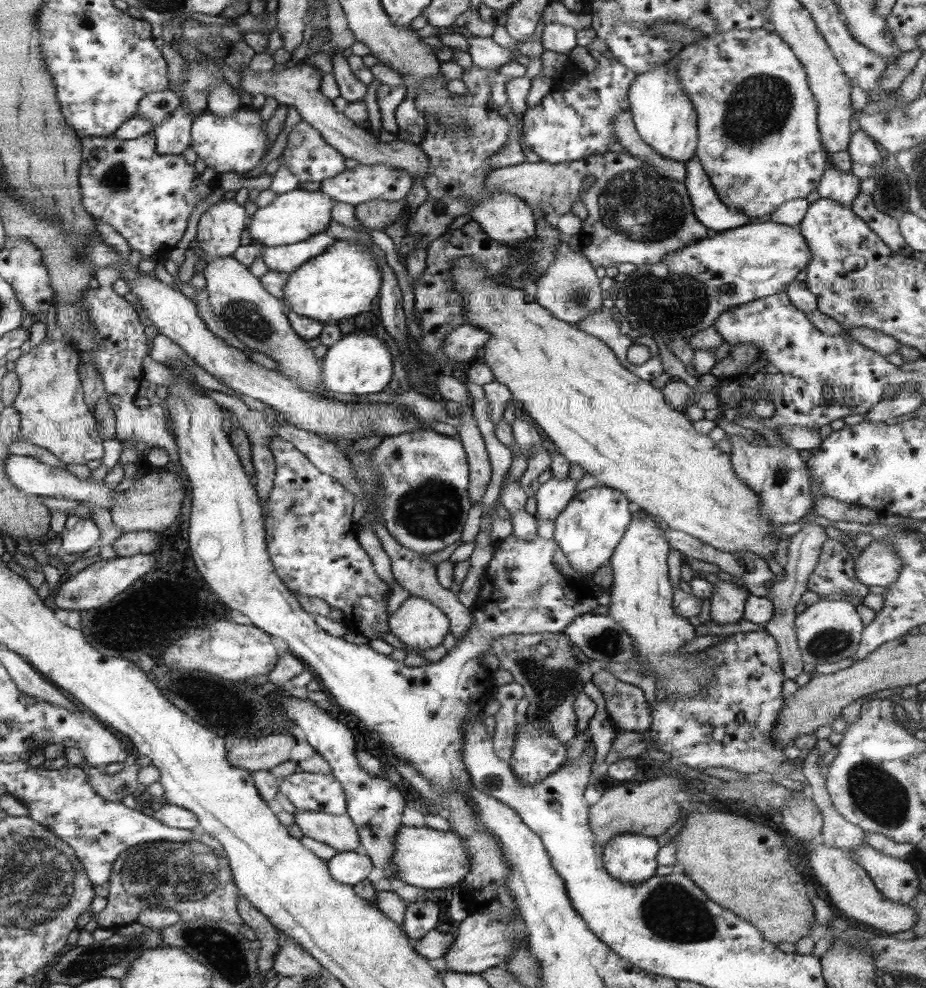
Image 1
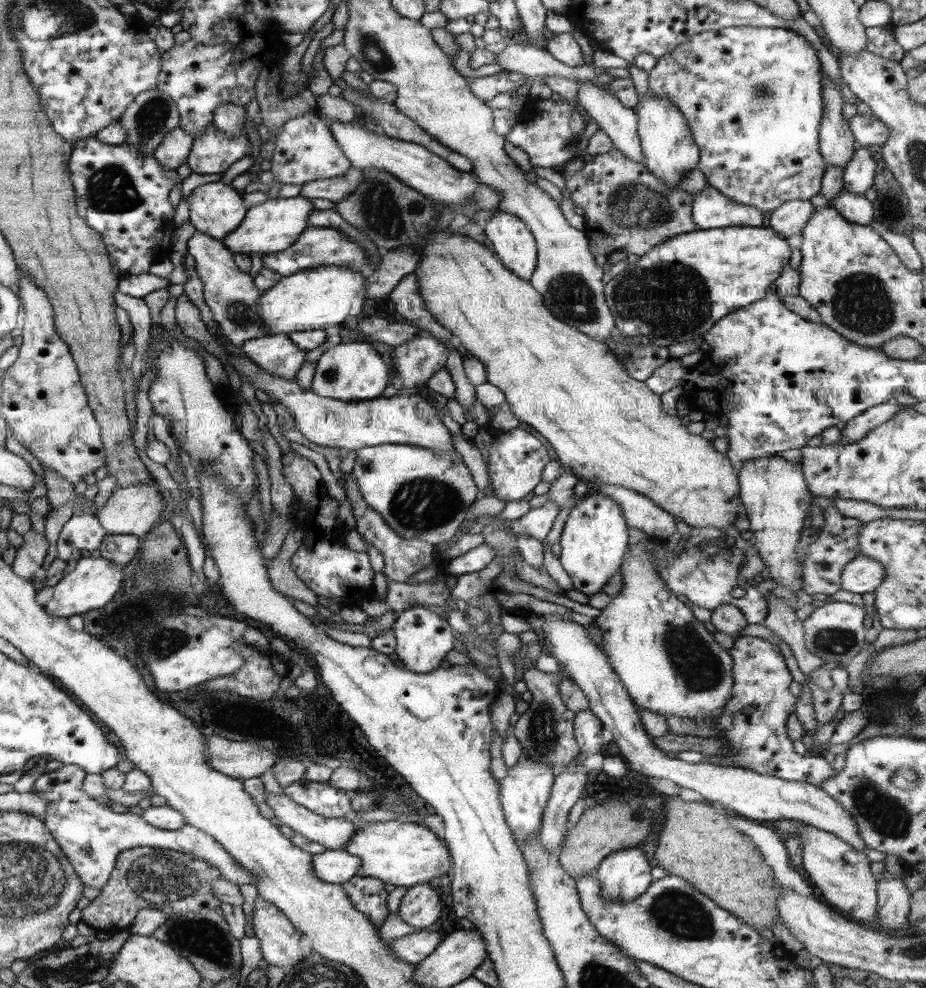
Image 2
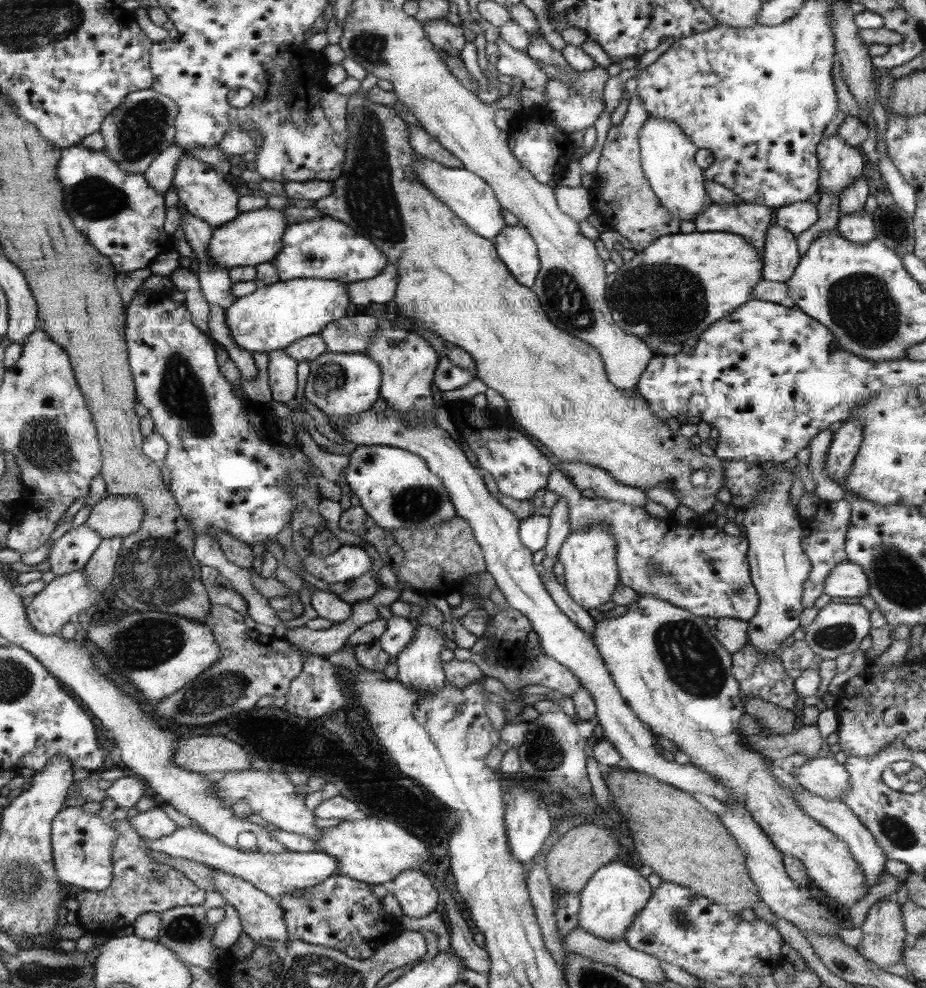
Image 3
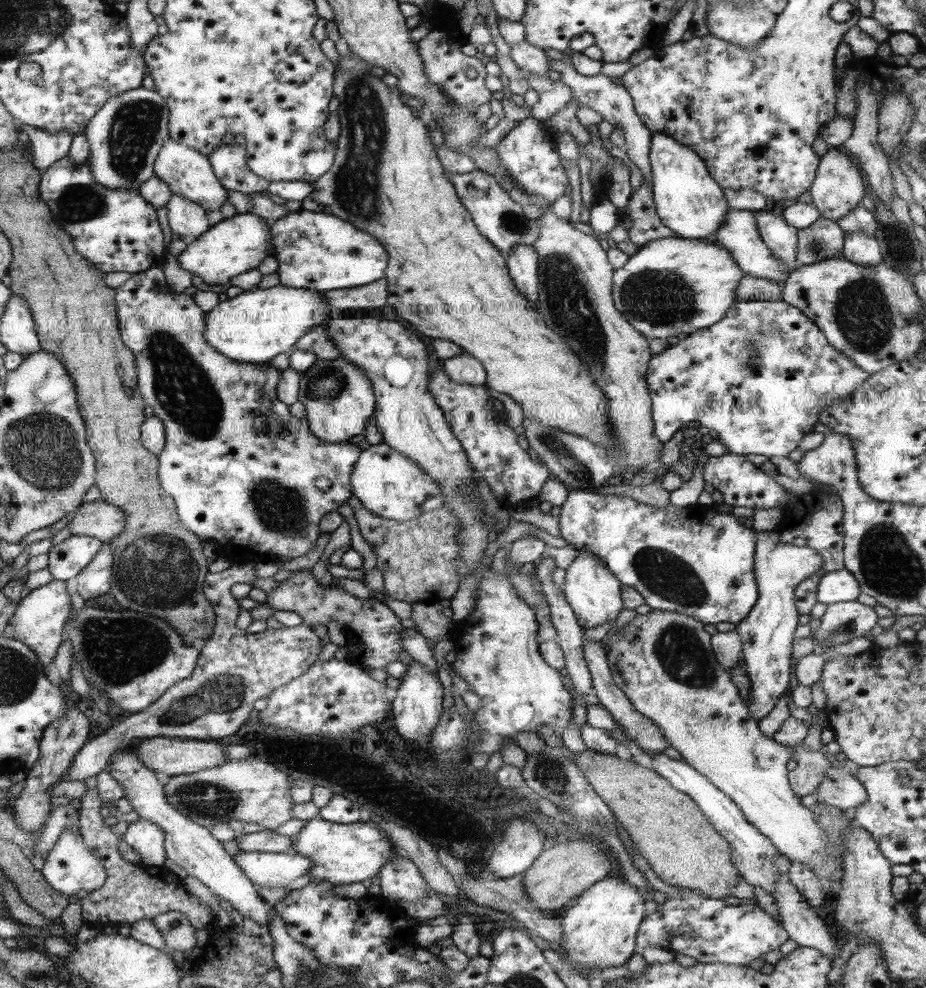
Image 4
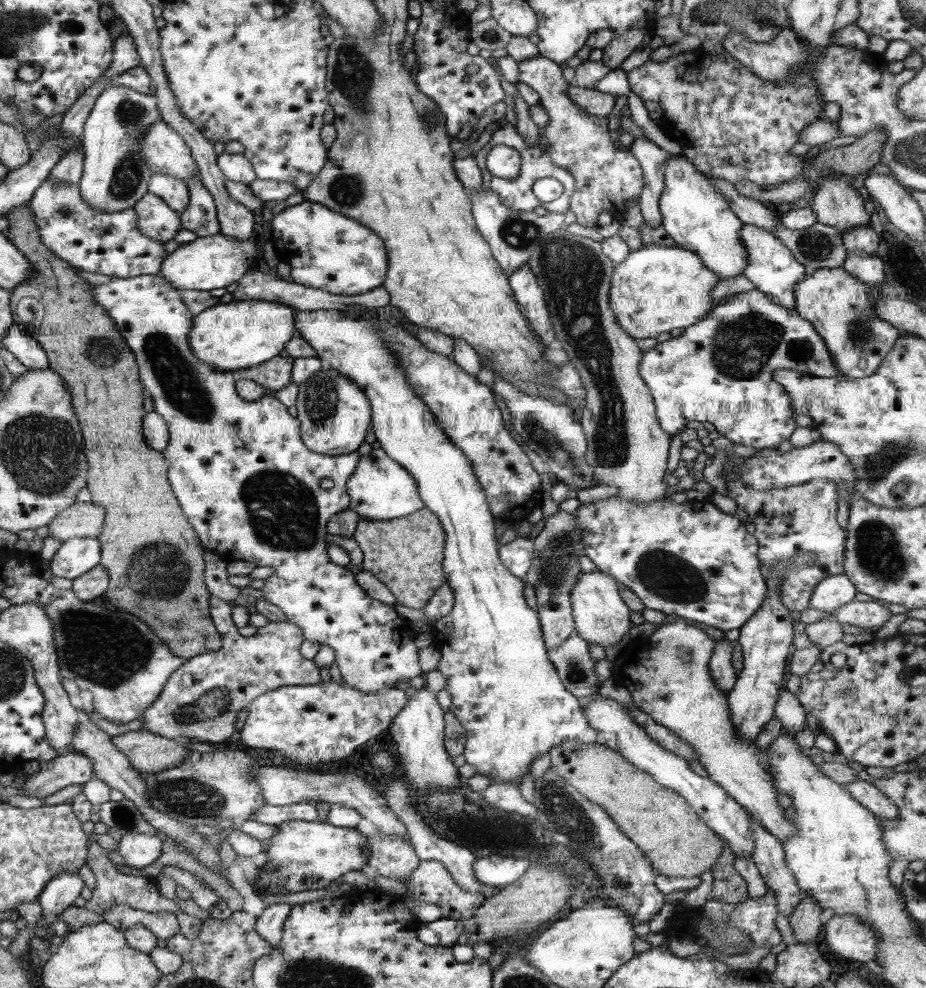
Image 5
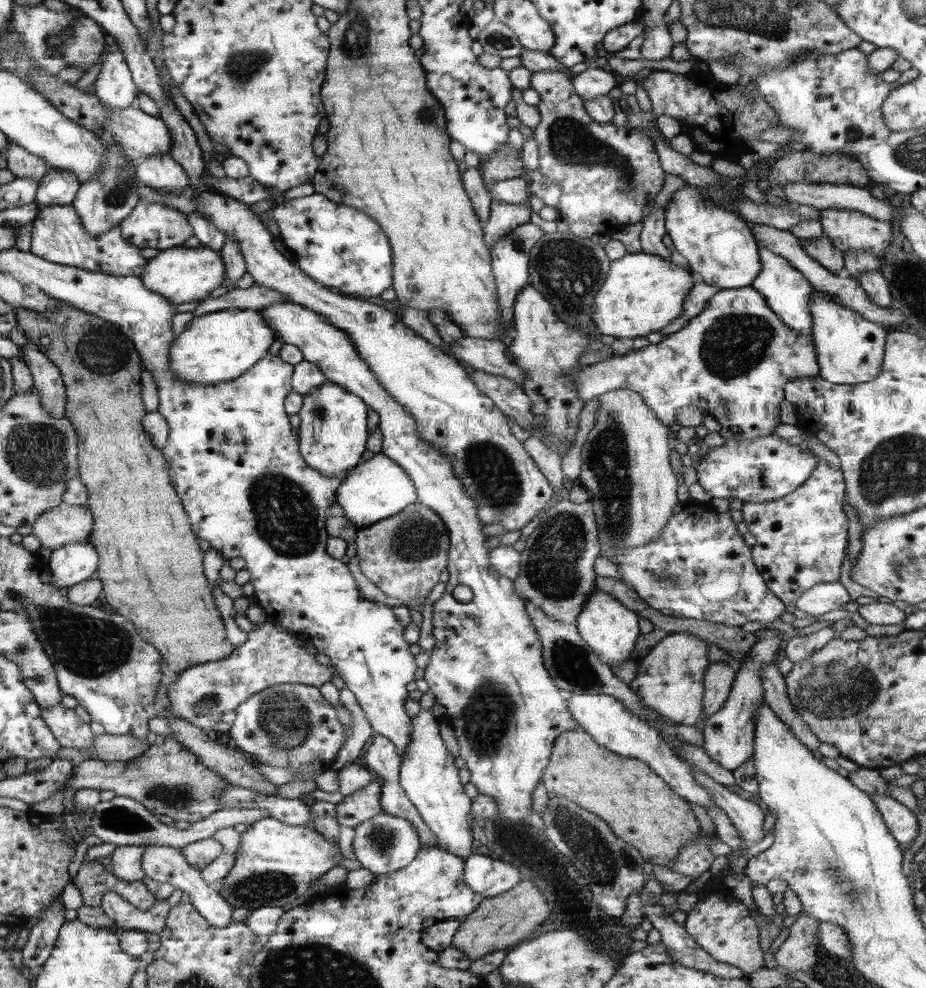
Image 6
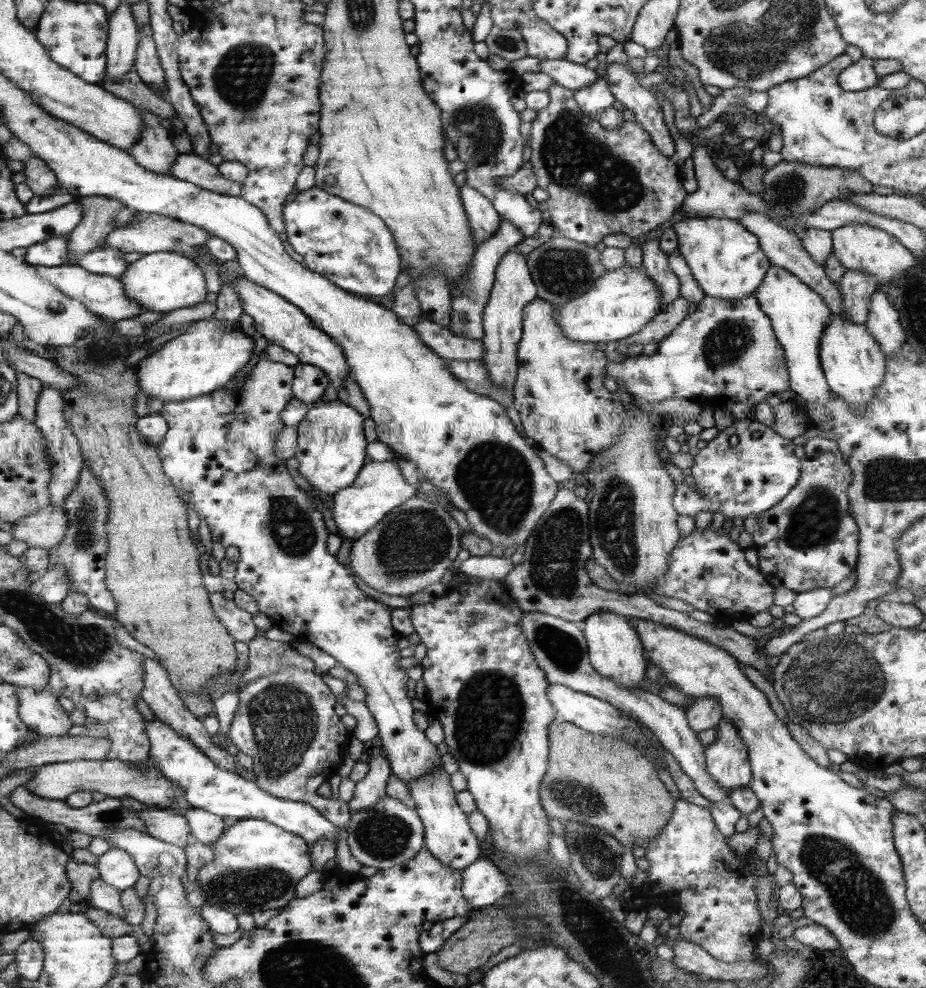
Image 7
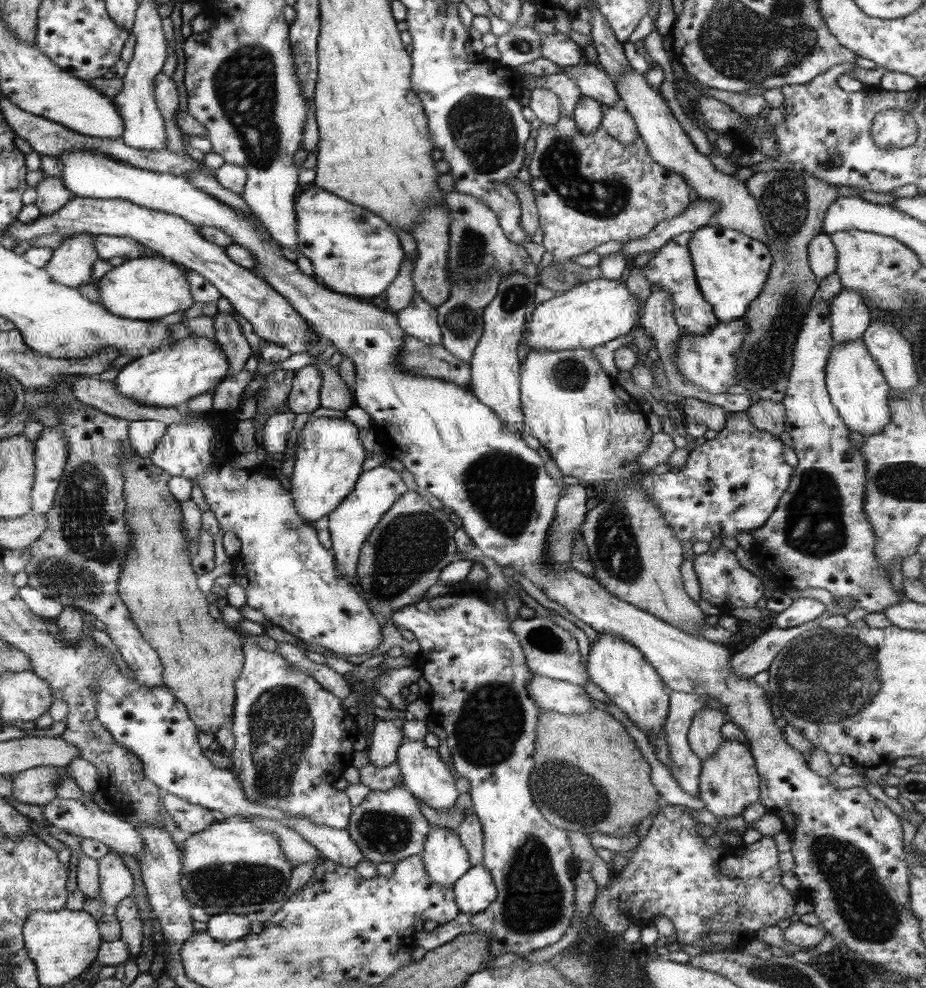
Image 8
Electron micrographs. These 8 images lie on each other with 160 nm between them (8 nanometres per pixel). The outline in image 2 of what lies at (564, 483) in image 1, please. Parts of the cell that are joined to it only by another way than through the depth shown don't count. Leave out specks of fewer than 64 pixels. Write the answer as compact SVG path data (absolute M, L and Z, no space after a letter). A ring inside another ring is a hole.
M549 498L543 505L542 508L531 508L528 514L522 516L521 520L516 520L512 524L510 532L524 532L543 541L559 514L558 506L552 499Z

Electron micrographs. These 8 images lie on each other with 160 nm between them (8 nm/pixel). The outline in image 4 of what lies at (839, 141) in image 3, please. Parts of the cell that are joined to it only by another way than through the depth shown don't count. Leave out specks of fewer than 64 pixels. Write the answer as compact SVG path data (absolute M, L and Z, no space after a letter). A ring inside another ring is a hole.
M829 146L827 152L820 157L816 177L810 185L810 194L812 195L812 205L819 211L822 217L832 219L837 222L853 211L862 203L862 198L866 196L866 187L862 180L861 168L852 162L852 158L847 156L840 148Z

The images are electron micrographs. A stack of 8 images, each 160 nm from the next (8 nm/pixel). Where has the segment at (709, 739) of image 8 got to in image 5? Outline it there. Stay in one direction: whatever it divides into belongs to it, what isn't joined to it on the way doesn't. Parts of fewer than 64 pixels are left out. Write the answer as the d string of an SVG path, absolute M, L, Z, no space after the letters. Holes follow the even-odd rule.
M717 641L709 667L714 682L726 693L735 685L737 674L730 657L733 644L731 641Z

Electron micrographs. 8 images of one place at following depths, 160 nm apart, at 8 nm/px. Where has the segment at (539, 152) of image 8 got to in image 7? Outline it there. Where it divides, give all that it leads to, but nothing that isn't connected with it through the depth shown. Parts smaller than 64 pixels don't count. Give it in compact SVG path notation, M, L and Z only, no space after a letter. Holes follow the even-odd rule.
M552 83L547 90L550 102L537 112L531 122L527 159L538 180L538 187L548 191L546 206L550 212L550 224L567 239L593 247L604 236L616 232L642 241L676 218L687 195L682 186L681 170L653 145L650 135L638 122L624 121L614 130L604 128L595 118L584 114L574 98L574 91Z

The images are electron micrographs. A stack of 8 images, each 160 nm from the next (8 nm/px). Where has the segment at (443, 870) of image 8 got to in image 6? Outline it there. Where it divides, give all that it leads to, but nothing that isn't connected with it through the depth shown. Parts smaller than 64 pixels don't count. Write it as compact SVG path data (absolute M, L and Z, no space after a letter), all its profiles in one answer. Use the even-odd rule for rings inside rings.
M431 708L420 709L418 714L411 718L411 731L409 732L409 743L405 746L405 755L399 768L399 783L405 790L407 797L418 809L424 822L430 830L438 837L440 848L448 854L456 857L468 858L472 856L472 831L470 824L471 817L471 798L466 794L464 785L460 782L458 775L459 769L454 765L455 757L450 754L442 738L439 719L434 716Z

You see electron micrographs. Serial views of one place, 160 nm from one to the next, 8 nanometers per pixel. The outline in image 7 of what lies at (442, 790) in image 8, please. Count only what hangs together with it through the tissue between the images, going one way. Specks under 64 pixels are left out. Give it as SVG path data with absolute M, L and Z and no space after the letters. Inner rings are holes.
M263 351L258 357L254 368L246 374L246 378L244 378L242 384L238 384L238 386L229 384L225 389L216 390L214 393L200 396L200 398L190 398L180 402L165 402L159 414L166 420L169 429L165 434L164 441L157 448L159 450L159 457L162 459L167 477L171 479L171 482L175 485L175 489L177 491L185 490L185 492L191 496L194 511L196 511L196 515L200 517L200 520L204 520L208 525L213 542L220 542L224 547L235 546L238 548L239 559L238 562L236 562L237 569L234 579L239 589L244 590L244 592L254 597L254 600L256 600L258 604L259 612L264 612L264 614L272 620L271 624L273 626L290 632L298 641L311 642L314 646L324 650L326 654L334 657L337 663L346 670L349 670L349 672L357 678L359 685L366 691L367 697L363 701L375 718L379 730L378 736L381 738L381 748L383 748L387 754L387 761L390 763L392 769L391 774L396 775L405 783L419 781L422 777L437 771L439 766L442 765L442 762L436 745L432 744L432 742L426 738L425 731L420 730L415 725L413 719L415 709L412 707L410 699L408 699L409 689L406 686L406 682L408 682L409 677L407 675L407 669L399 665L401 656L399 650L395 649L398 644L399 635L391 621L392 608L367 596L366 593L356 585L354 576L350 574L346 566L341 564L338 561L338 557L327 549L329 531L326 529L320 510L317 510L319 500L316 496L304 492L304 489L300 488L300 486L294 482L294 478L290 475L285 460L278 458L276 452L274 452L274 447L276 447L276 443L278 443L278 434L280 434L284 428L282 413L287 409L288 402L292 402L294 398L294 379L293 366L273 361L272 358L269 357L269 354Z

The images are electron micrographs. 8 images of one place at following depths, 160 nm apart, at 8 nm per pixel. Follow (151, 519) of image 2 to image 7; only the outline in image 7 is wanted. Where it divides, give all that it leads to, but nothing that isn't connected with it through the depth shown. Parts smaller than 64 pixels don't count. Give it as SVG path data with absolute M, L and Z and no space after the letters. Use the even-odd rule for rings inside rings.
M49 505L12 526L14 540L22 540L30 547L40 547L48 551L57 548L65 540L68 517L62 507Z

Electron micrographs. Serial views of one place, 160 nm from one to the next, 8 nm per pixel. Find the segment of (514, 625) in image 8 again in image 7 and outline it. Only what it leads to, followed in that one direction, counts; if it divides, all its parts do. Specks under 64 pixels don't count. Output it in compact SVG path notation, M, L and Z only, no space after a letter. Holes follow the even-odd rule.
M523 611L520 624L530 645L530 652L536 664L545 672L549 684L567 686L576 692L612 703L626 716L641 722L655 734L658 742L672 754L680 768L690 777L694 788L704 798L711 802L731 803L723 786L708 772L705 746L700 743L697 732L690 728L685 709L666 702L660 695L642 689L626 688L618 681L601 675L590 664L587 640L574 622L543 612Z

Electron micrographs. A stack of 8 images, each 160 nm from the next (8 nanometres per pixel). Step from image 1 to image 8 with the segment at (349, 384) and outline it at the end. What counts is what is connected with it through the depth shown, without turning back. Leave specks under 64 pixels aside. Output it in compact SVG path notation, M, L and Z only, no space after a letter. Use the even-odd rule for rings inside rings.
M312 416L299 433L300 445L296 449L290 491L295 498L296 512L304 522L308 526L319 527L354 490L363 473L362 464L367 451L358 440L358 428L348 418Z

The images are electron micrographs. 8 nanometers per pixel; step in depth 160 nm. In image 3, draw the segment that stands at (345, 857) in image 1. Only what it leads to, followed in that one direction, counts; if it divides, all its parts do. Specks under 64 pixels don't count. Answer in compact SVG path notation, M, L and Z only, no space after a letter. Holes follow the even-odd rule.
M81 806L62 808L54 818L51 846L54 850L56 876L60 882L77 886L86 891L104 891L114 881L112 852L115 850L119 830L97 814ZM177 827L168 836L157 839L142 839L142 844L150 850L164 852L174 858L192 860L204 866L232 875L236 878L252 884L255 888L262 890L271 898L280 900L284 894L290 894L296 890L306 890L324 881L326 878L338 875L338 862L334 856L324 851L312 853L298 853L286 851L282 854L262 854L238 850L236 847L228 846L220 839L210 833L203 832L198 827Z

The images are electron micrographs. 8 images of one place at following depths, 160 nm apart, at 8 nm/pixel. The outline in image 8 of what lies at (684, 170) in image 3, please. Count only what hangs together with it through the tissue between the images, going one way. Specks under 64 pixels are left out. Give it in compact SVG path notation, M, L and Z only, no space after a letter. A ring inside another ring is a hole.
M706 225L691 233L692 238L688 241L688 250L693 262L695 277L704 298L713 306L717 319L720 322L732 322L732 320L744 318L748 305L758 298L768 280L773 263L770 247L739 230L720 225Z

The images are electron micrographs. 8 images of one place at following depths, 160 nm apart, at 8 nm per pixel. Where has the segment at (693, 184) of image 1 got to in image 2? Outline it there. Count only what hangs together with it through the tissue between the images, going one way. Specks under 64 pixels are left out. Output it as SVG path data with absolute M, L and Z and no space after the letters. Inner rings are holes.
M706 186L692 201L692 218L698 230L726 227L764 227L768 214L754 206L738 204L724 196L717 188Z

